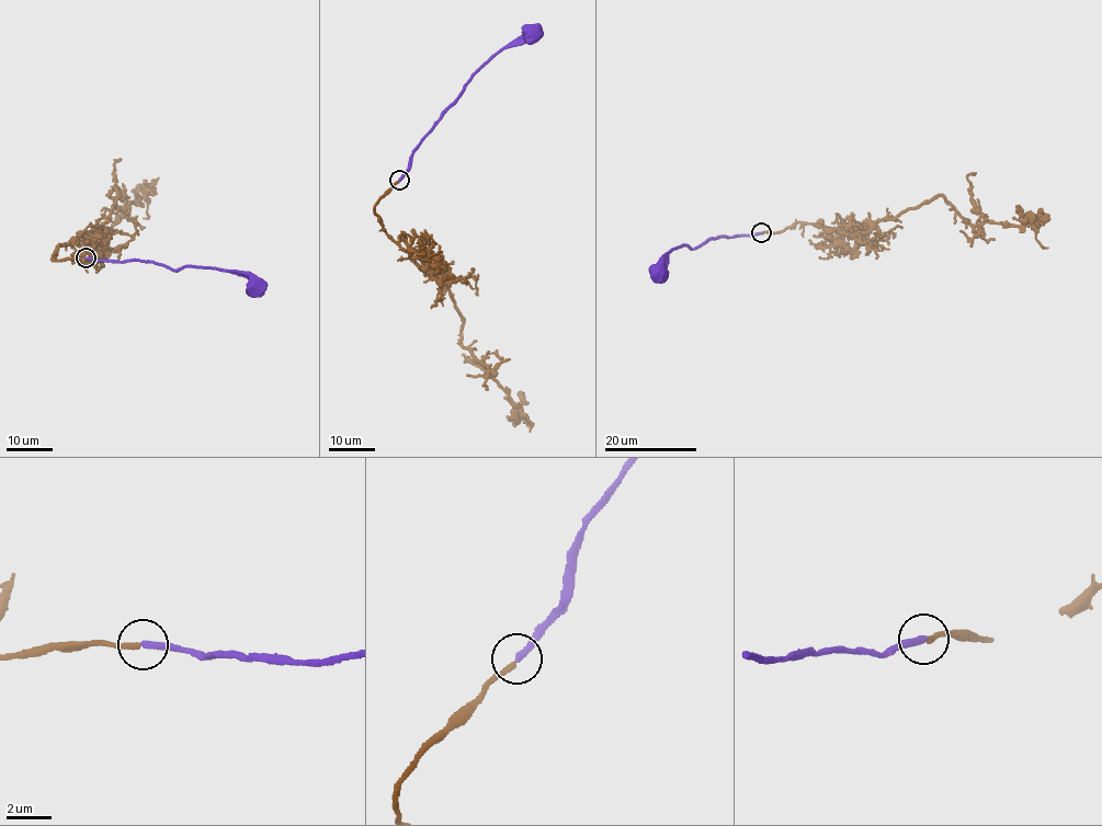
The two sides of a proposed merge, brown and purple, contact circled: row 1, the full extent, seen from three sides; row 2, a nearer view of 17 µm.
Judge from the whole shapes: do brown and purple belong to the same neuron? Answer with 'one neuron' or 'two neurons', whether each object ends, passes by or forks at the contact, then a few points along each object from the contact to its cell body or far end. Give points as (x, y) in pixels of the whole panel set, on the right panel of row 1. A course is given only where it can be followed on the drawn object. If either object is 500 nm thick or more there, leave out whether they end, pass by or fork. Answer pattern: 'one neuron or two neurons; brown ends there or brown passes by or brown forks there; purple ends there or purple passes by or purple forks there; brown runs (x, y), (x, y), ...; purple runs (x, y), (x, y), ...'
two neurons; brown ends there; purple ends there; brown runs (761, 232), (796, 222), (874, 225), (942, 195), (972, 224), (1029, 224), (1047, 248); purple runs (760, 233), (723, 236), (692, 249), (685, 244), (671, 250), (655, 271), (657, 272)

